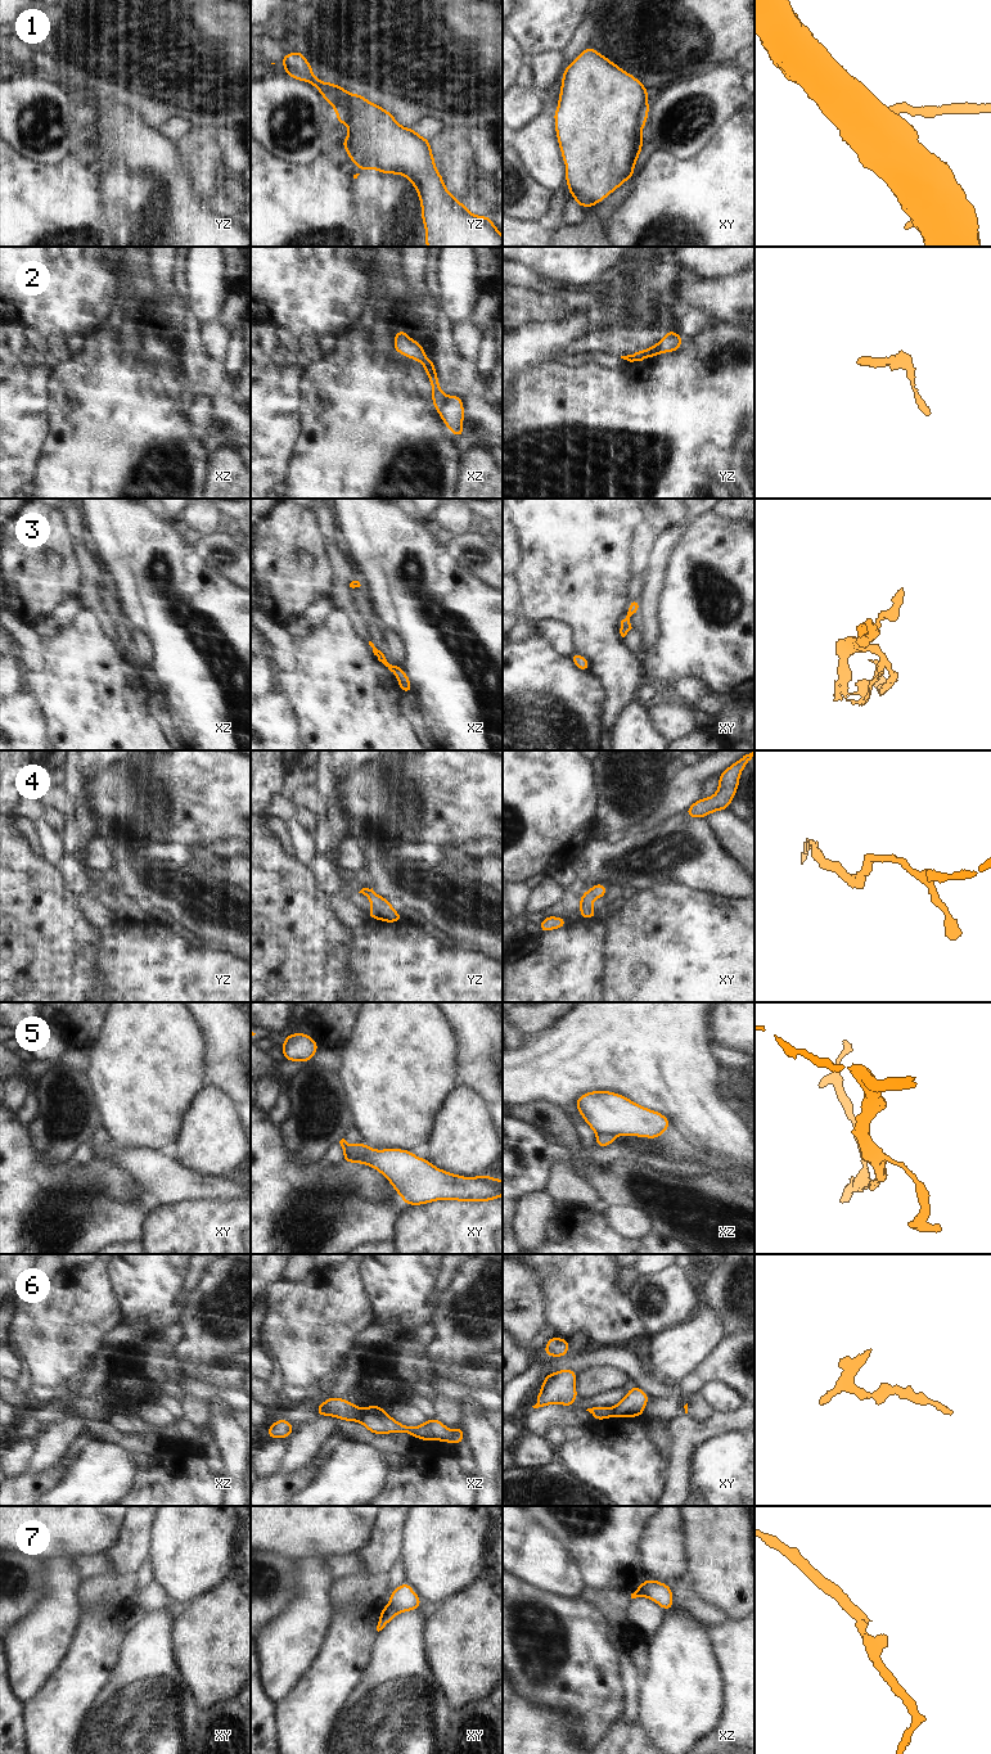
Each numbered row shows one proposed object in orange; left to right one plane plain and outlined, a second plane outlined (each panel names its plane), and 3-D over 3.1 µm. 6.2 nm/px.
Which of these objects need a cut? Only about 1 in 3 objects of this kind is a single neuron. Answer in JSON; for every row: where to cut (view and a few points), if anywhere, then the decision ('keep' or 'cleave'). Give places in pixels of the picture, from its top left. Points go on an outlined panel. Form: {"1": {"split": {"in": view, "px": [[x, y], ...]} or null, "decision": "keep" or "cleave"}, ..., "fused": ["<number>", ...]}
{"1": {"split": {"in": "yz", "px": [[338, 107], [347, 116], [339, 124]]}, "decision": "cleave"}, "2": {"split": {"in": "xz", "px": [[445, 397], [445, 402], [438, 411]]}, "decision": "cleave"}, "3": {"split": {"in": "xy", "px": [[626, 612], [629, 616]]}, "decision": "cleave"}, "4": {"split": null, "decision": "keep"}, "5": {"split": {"in": "xz", "px": [[617, 1133], [597, 1135]]}, "decision": "cleave"}, "6": {"split": {"in": "xz", "px": [[363, 1411], [359, 1421]]}, "decision": "cleave"}, "7": {"split": {"in": "xz", "px": [[640, 1585], [645, 1596]]}, "decision": "cleave"}, "fused": ["1", "2", "3", "5", "6", "7"]}

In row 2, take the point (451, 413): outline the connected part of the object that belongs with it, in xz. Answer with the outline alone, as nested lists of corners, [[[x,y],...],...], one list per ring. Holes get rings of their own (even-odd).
[[[450,394],[445,397],[445,403],[438,411],[440,418],[445,421],[447,429],[456,437],[465,437],[463,430],[463,420],[465,410],[463,407],[463,397]]]

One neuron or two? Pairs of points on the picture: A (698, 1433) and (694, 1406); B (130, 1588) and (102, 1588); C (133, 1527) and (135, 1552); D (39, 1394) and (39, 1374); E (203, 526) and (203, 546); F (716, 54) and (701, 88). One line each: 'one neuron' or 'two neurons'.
A: two neurons
B: one neuron
C: one neuron
D: two neurons
E: two neurons
F: two neurons

